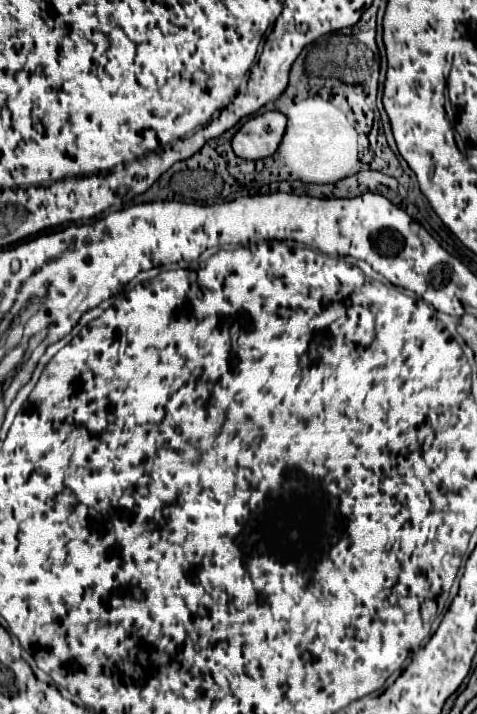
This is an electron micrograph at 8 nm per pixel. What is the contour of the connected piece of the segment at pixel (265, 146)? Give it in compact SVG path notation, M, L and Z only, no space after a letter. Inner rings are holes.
M278 110L250 118L234 136L232 148L244 160L268 158L276 152L286 128L286 116Z

